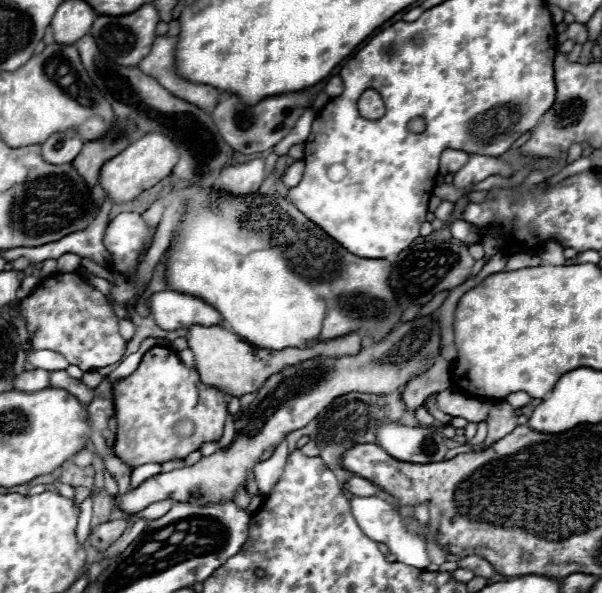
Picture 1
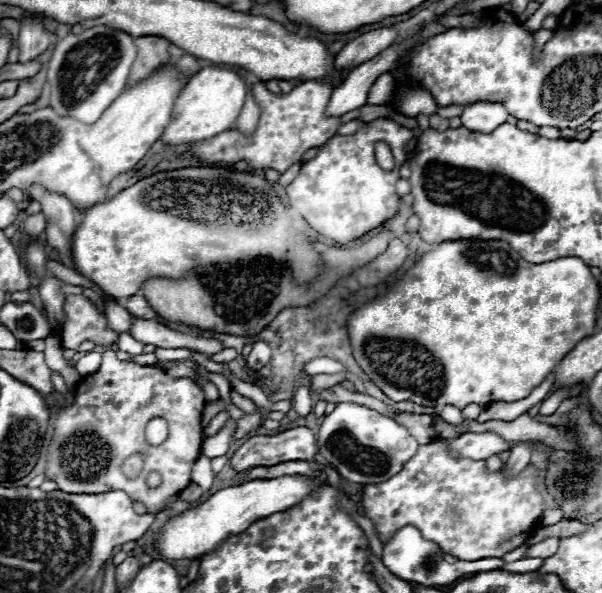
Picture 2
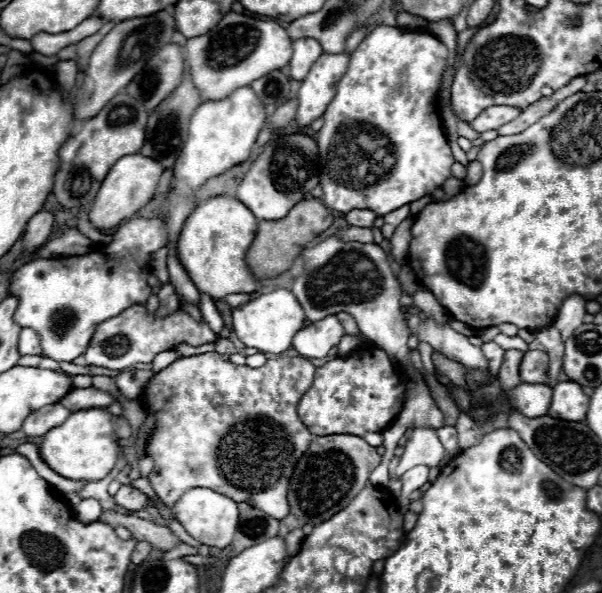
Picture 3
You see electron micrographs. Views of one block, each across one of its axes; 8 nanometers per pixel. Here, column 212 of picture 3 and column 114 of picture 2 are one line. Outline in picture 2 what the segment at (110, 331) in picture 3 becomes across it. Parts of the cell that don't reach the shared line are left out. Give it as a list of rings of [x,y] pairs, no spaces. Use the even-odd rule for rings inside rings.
[[[68,294],[64,312],[66,312],[66,322],[60,334],[64,348],[76,350],[84,340],[92,340],[98,346],[114,344],[120,336],[118,332],[108,330],[106,316],[100,314],[86,296]]]

